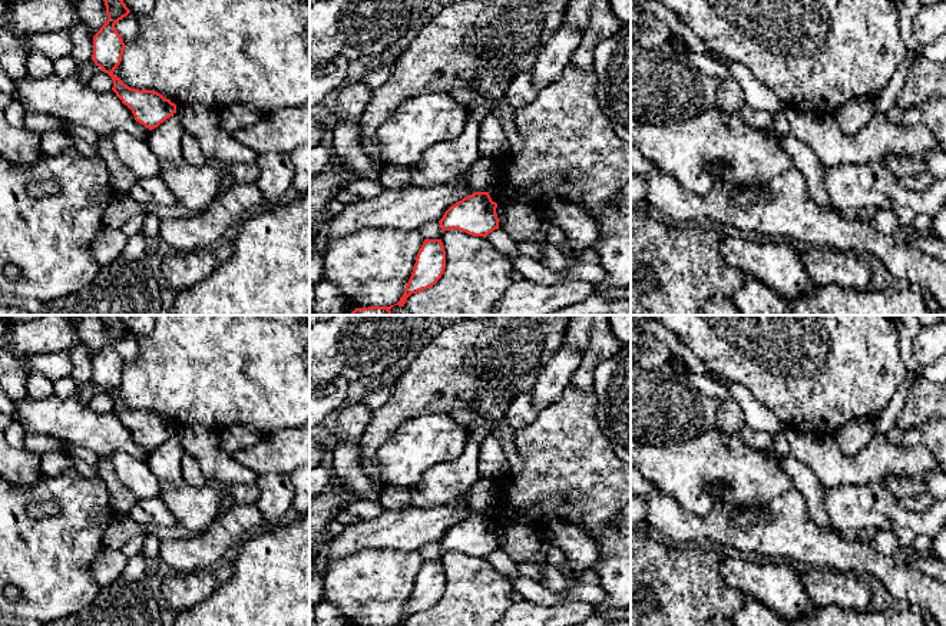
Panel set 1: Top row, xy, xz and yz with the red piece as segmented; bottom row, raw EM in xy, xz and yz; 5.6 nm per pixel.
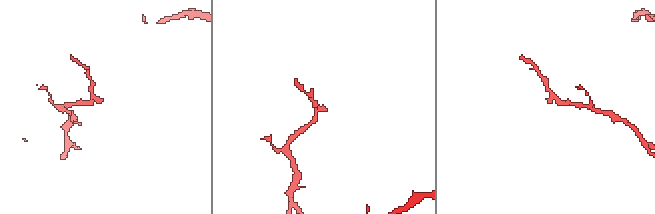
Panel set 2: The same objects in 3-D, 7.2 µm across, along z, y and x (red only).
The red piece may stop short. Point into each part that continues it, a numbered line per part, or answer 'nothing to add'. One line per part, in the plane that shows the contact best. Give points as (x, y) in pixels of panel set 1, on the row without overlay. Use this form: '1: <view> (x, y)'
nothing to add

